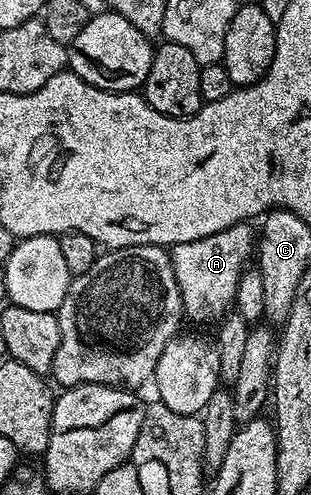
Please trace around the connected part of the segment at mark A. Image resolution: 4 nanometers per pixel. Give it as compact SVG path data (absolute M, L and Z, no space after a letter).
M249 222L227 226L227 230L219 230L195 242L172 245L169 257L175 270L175 282L179 286L182 313L197 324L220 321L234 307L239 278L254 252L255 228Z

